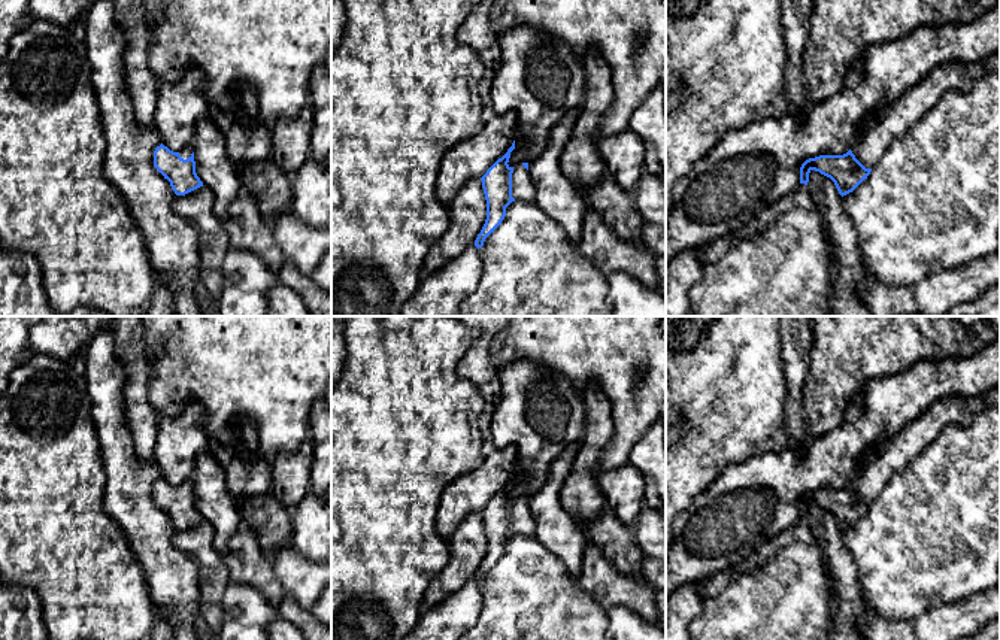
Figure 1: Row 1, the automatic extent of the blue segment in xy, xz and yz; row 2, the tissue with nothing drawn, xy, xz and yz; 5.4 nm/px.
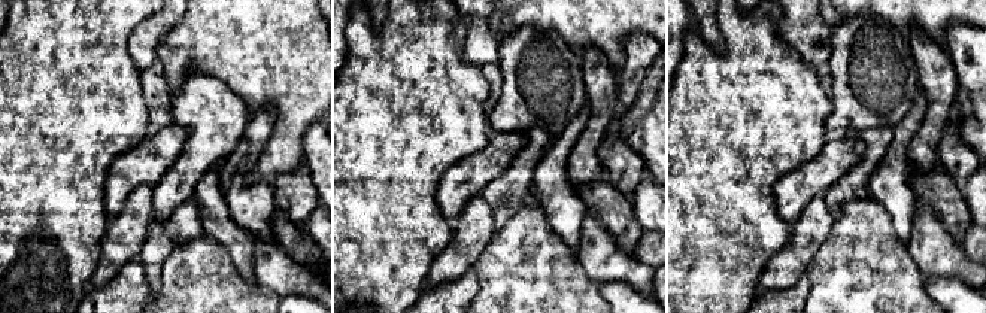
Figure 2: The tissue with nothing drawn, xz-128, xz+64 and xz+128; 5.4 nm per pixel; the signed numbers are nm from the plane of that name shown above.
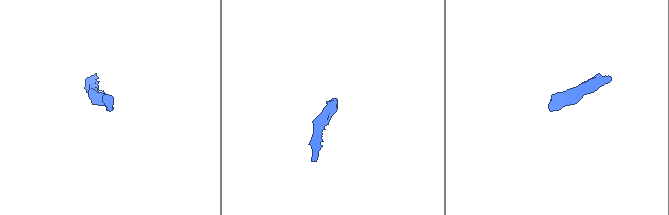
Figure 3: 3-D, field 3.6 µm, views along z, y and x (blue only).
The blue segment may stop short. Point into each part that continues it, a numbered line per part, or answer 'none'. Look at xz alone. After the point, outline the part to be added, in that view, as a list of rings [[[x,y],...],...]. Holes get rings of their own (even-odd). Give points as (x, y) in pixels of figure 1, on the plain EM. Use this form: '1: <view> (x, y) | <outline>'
1: xz (523, 522) | [[[518,498],[512,507],[512,531],[515,534],[534,534],[536,531],[536,521],[522,498]]]

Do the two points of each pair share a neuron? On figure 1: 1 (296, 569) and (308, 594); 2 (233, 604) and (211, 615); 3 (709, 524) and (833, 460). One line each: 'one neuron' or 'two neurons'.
1: one neuron
2: two neurons
3: one neuron

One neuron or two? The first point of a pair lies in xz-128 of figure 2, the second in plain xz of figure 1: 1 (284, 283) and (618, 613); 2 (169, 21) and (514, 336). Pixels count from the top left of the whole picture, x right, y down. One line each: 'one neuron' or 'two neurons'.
1: two neurons
2: two neurons

